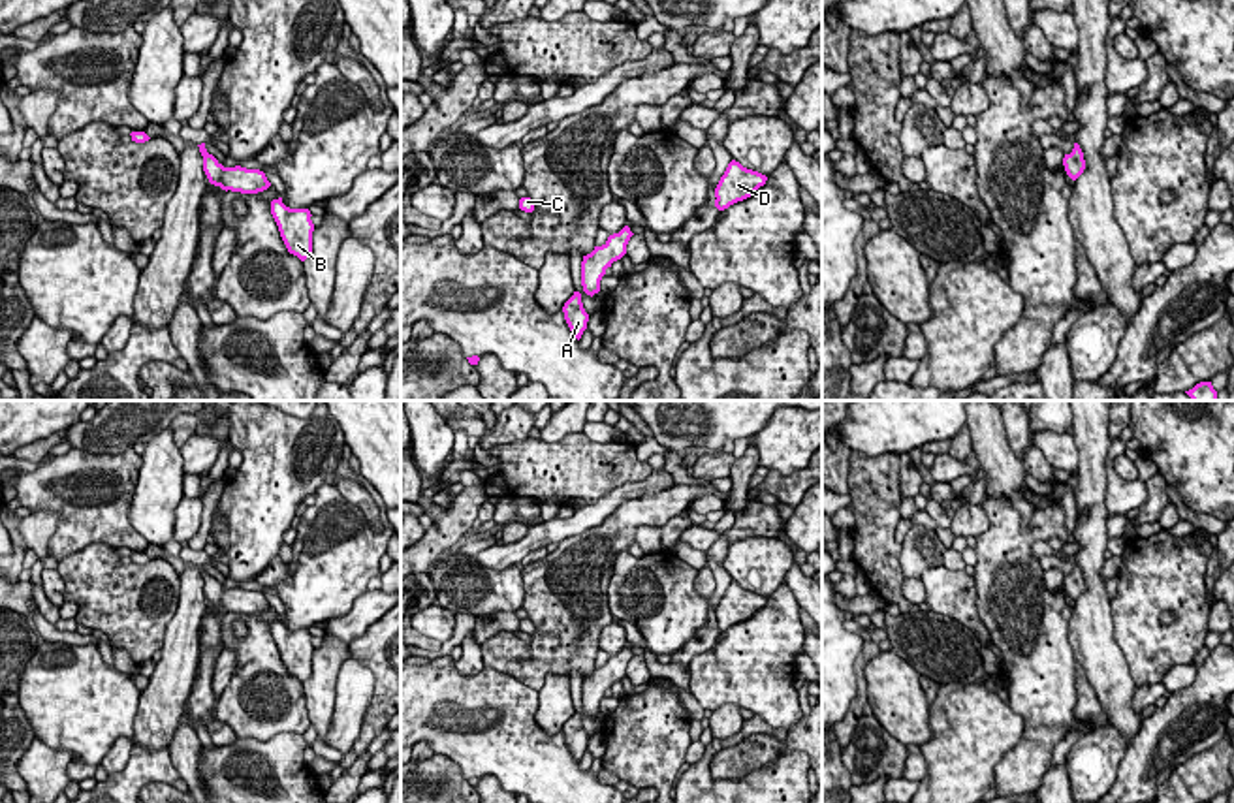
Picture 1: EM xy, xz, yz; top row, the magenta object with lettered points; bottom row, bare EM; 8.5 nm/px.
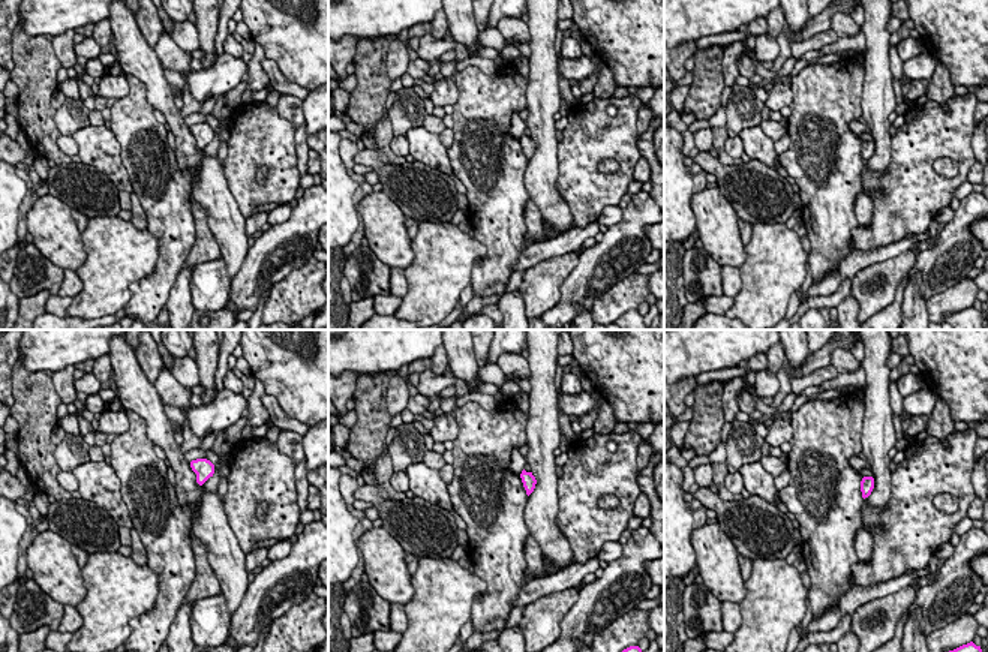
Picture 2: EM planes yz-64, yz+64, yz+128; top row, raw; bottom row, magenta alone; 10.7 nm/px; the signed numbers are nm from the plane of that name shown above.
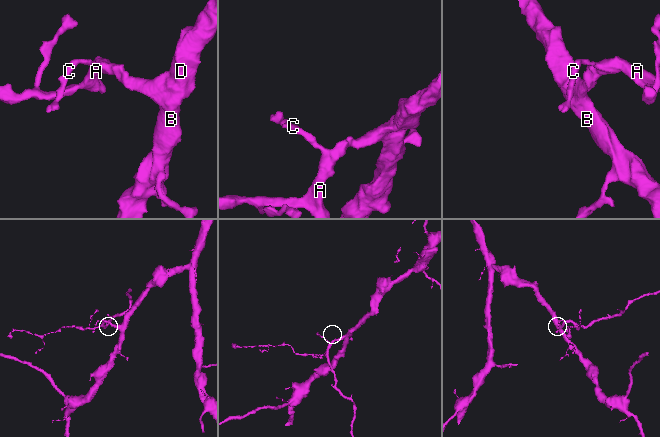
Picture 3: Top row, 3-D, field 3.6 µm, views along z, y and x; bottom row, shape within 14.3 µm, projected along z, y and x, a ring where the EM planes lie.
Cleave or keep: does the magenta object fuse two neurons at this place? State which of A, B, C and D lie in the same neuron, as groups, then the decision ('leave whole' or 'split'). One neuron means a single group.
groups A C / B D; split

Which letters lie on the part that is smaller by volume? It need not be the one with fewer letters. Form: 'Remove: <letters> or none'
Remove: A, C

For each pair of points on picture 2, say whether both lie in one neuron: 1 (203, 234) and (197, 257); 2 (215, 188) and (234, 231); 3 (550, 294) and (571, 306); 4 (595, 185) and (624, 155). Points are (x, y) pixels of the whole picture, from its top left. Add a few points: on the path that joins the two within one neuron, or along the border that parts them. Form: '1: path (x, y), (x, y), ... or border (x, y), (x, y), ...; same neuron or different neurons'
1: path (203, 240), (203, 251); same neuron
2: path (216, 198), (225, 221); same neuron
3: border (576, 267), (559, 288), (561, 299), (541, 314); different neurons
4: path (606, 185), (610, 185), (624, 171), (624, 165); same neuron

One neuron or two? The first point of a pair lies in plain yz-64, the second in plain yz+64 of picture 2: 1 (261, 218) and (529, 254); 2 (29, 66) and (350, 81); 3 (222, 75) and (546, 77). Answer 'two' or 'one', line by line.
1: one
2: two
3: two

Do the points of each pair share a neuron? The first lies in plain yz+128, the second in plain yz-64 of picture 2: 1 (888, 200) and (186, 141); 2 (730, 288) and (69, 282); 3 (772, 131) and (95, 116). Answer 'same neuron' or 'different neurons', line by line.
1: different neurons
2: same neuron
3: same neuron

